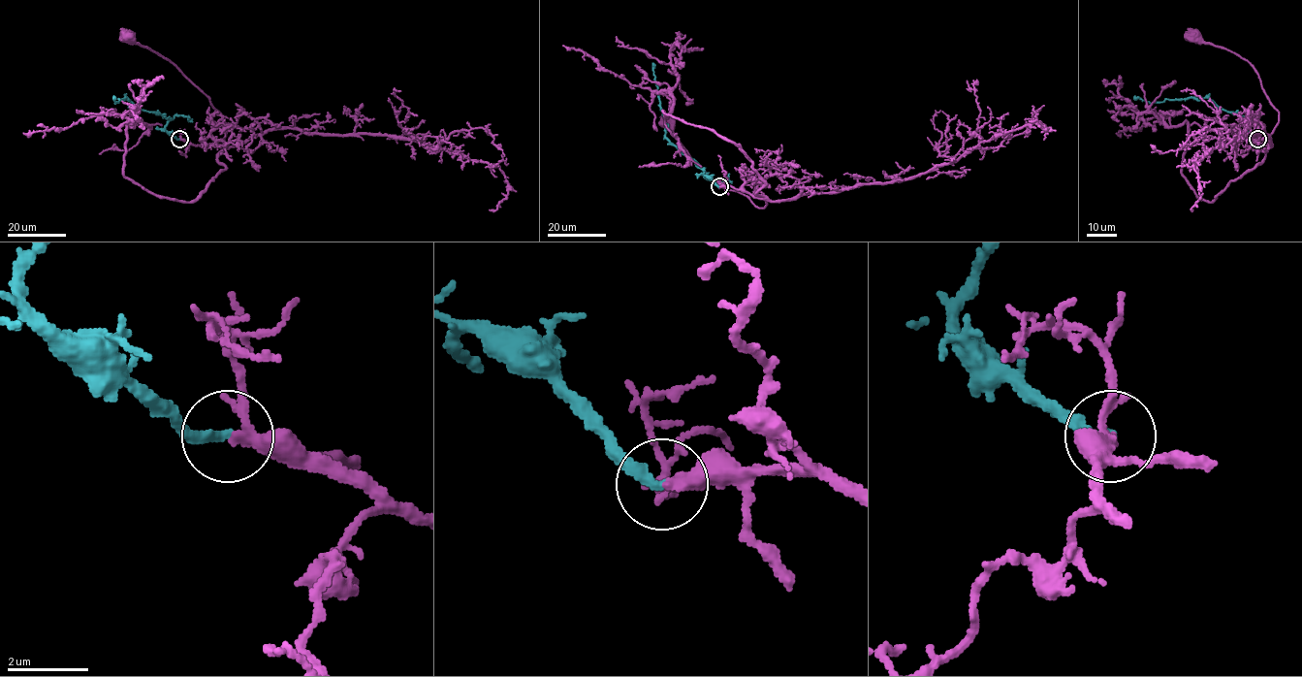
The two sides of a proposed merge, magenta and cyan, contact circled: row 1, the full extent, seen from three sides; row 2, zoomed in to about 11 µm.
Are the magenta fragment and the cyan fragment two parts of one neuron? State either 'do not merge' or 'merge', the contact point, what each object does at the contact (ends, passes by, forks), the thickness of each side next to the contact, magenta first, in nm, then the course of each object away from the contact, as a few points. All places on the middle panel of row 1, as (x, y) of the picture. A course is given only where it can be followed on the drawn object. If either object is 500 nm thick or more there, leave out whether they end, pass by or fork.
merge | (719, 186) | magenta forks | cyan ends | 220/280 nm | magenta via (718, 186), (749, 192), (767, 204), (758, 208), (743, 194), (722, 188), (690, 156), (673, 127), (667, 123) | cyan via (718, 186), (707, 178), (710, 177), (697, 164), (665, 137), (667, 125), (652, 63)

